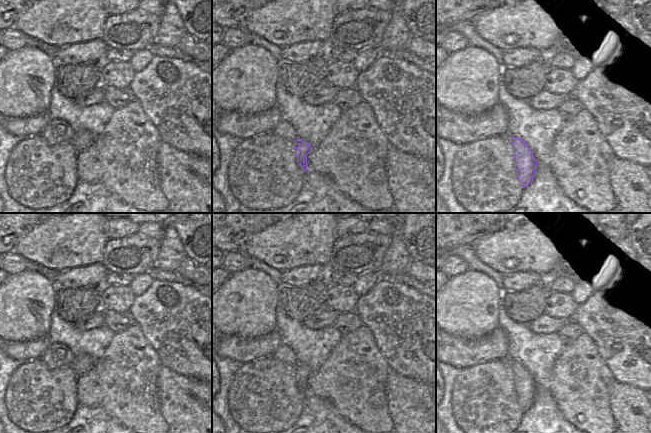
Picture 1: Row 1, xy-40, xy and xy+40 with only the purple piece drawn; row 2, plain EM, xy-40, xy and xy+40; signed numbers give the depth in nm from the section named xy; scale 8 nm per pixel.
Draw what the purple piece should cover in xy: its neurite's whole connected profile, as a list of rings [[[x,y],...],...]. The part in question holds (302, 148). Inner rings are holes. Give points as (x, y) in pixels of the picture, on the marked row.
[[[298,138],[295,141],[295,147],[296,147],[295,155],[297,157],[297,163],[306,172],[307,165],[308,165],[307,164],[307,155],[313,148],[309,144],[307,144],[306,142],[304,142]]]

